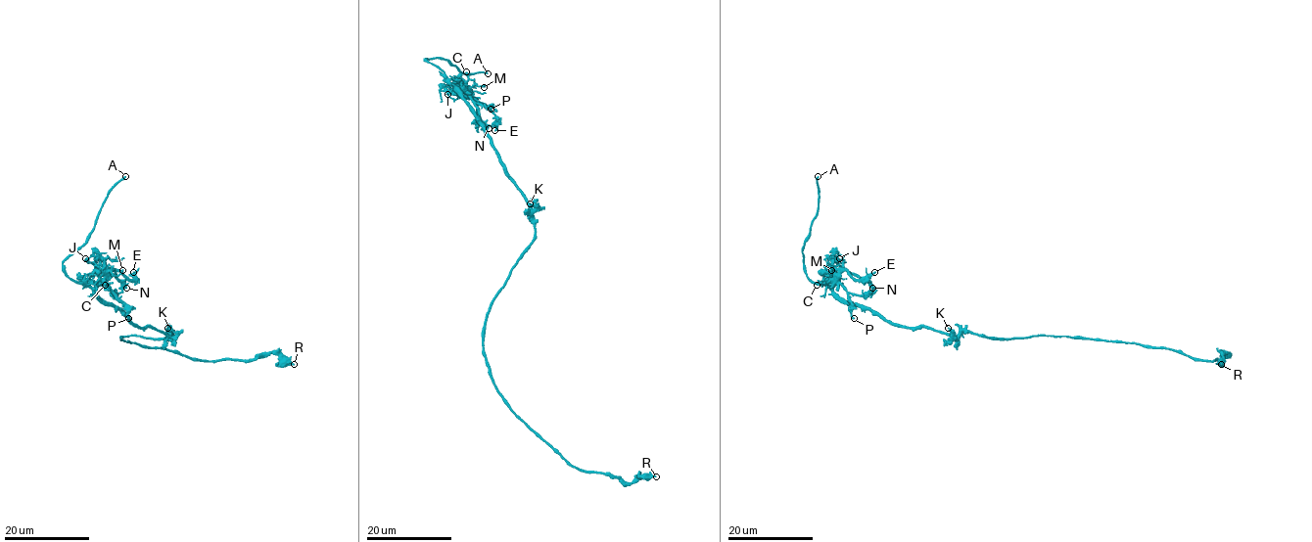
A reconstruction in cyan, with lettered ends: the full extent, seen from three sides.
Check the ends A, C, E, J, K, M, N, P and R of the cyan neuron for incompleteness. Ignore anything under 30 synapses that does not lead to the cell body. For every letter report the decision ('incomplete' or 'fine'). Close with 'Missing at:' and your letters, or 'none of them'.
A: incomplete
C: fine
E: fine
J: fine
K: fine
M: fine
N: fine
P: fine
R: fine
Missing at: A

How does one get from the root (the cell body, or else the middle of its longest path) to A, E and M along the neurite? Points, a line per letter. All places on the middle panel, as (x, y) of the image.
A: (529, 245), (534, 225), (526, 196), (508, 176), (471, 106), (425, 58), (442, 57), (466, 74), (488, 73)
E: (529, 245), (534, 225), (528, 200), (508, 176), (491, 136), (458, 88), (494, 115), (494, 130)
M: (529, 245), (534, 237), (534, 225), (528, 200), (508, 176), (476, 112), (457, 90), (475, 84), (484, 87)

